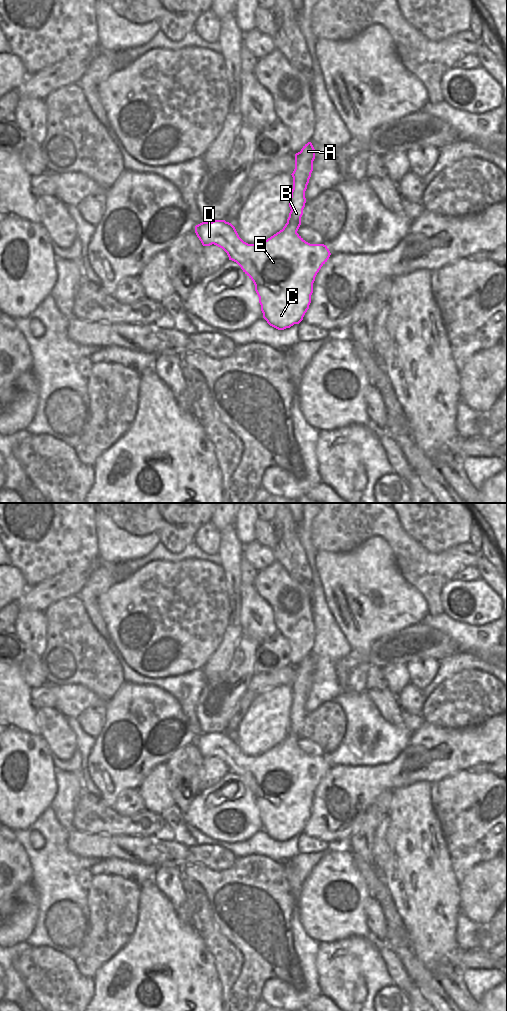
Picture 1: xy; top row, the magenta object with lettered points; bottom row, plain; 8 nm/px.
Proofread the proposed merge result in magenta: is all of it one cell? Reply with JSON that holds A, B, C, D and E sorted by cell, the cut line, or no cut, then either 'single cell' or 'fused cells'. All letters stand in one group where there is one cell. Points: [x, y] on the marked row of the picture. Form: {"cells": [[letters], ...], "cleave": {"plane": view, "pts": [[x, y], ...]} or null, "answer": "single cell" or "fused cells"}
{"cells": [["A", "B", "C", "D", "E"]], "cleave": null, "answer": "single cell"}

